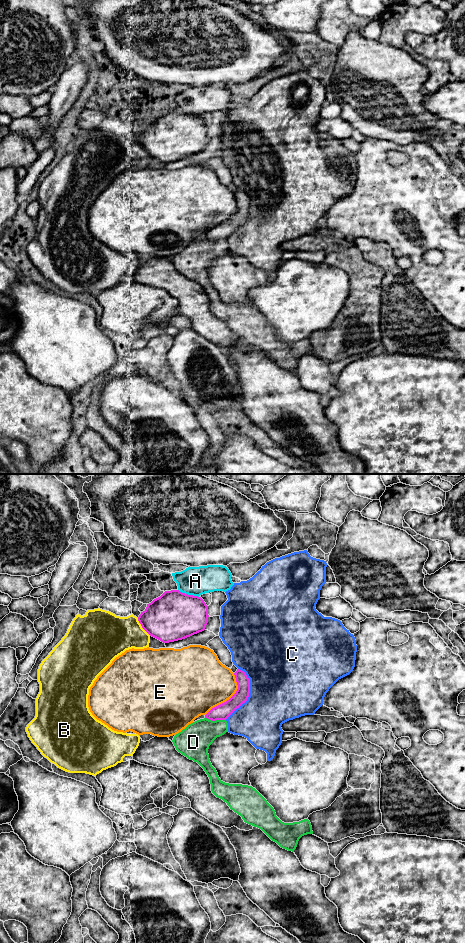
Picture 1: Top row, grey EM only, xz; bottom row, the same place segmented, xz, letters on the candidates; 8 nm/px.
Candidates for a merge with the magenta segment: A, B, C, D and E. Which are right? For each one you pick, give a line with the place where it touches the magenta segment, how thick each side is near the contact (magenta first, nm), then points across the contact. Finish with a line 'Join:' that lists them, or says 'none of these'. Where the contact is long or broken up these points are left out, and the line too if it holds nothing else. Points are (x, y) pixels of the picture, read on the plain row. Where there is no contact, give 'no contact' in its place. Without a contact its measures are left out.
Join: none of these

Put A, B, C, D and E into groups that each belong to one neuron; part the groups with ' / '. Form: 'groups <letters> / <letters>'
groups A / B / C / D / E

